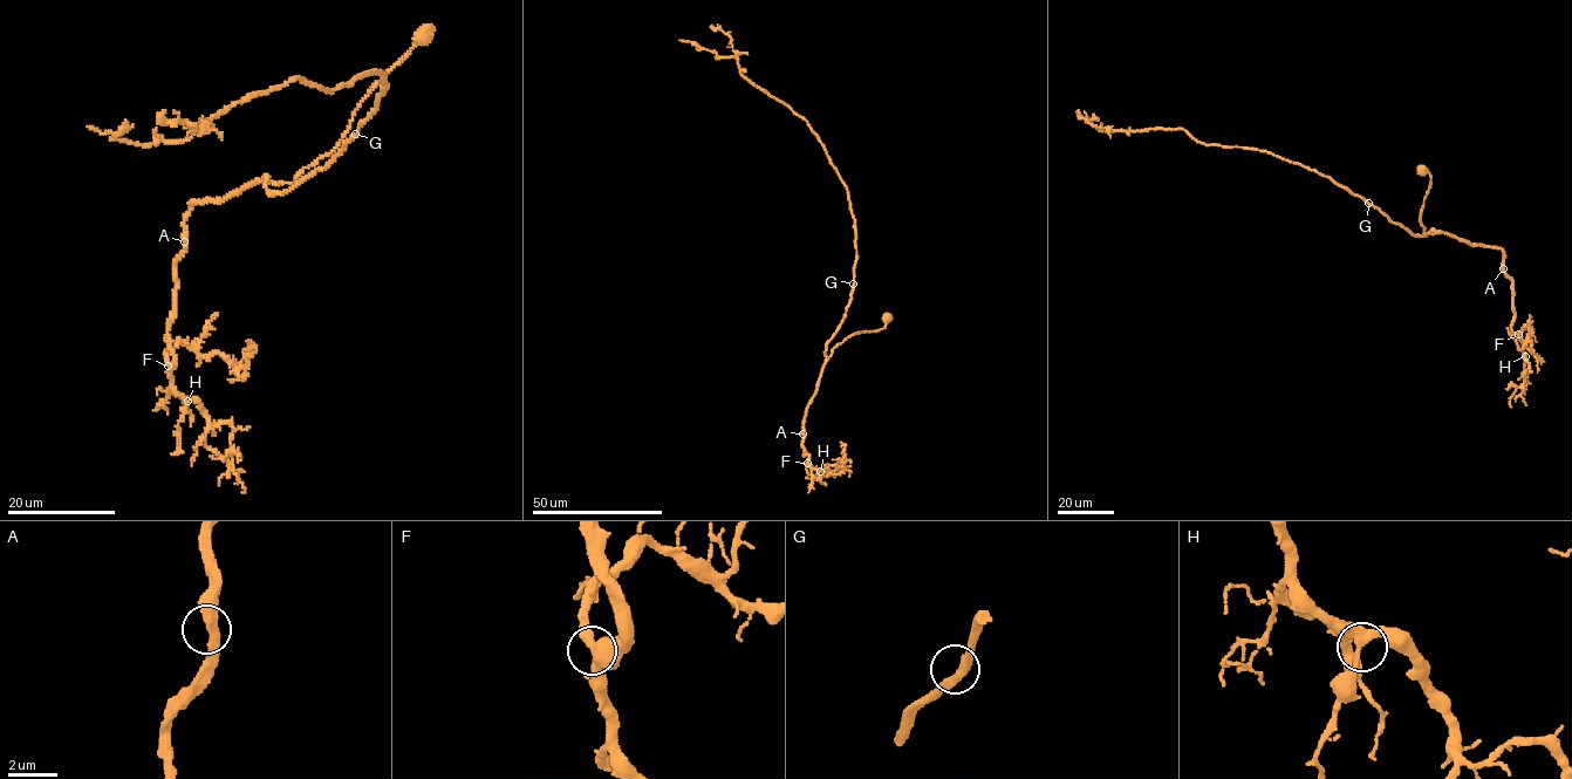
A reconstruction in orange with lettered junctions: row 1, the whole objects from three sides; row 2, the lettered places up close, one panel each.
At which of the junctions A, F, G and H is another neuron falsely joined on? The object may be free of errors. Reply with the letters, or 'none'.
none

